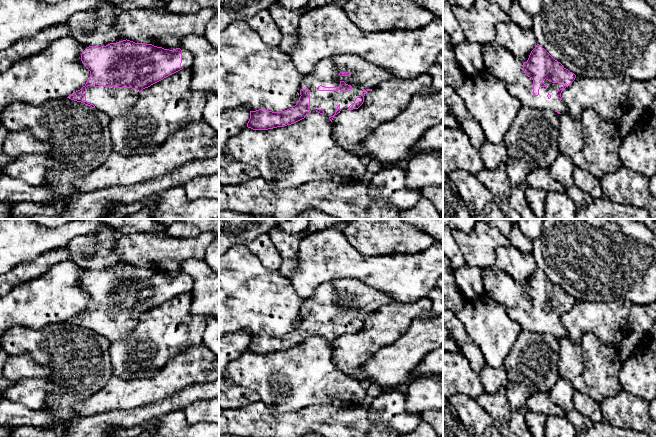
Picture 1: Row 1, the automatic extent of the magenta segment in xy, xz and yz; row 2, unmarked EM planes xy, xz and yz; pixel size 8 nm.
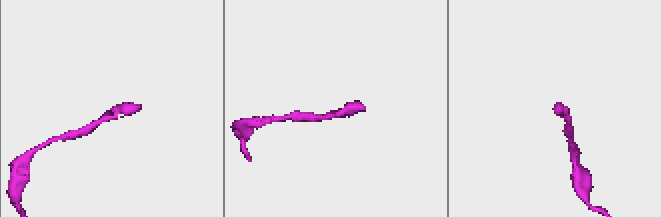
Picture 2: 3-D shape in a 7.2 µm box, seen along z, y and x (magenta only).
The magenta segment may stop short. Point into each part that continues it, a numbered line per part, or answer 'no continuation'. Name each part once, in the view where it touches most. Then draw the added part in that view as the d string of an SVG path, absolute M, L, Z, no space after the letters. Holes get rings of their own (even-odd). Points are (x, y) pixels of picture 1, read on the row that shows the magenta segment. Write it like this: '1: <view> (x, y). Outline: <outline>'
1: yz (499, 62). Outline: M492 43L482 45L484 69L494 77L505 82L509 93L517 97L522 106L547 109L565 113L566 104L556 93L563 85L544 80L545 87L540 87L539 95L533 95L533 80L525 75L523 62L510 51Z

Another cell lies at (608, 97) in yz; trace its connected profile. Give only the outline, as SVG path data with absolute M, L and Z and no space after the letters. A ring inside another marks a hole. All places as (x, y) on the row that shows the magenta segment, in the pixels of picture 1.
M576 76L572 84L561 93L562 100L567 106L568 112L576 121L579 121L584 109L593 109L598 115L607 121L619 124L622 117L629 110L628 90L632 80L624 76L611 78L588 78Z

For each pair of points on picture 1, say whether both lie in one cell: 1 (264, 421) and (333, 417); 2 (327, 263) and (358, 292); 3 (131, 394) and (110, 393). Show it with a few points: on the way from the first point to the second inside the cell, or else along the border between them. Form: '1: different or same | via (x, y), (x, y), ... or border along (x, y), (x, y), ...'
1: same | via (281, 421), (316, 419)
2: different | border along (366, 283), (351, 278), (338, 278), (321, 285)
3: same | via (126, 394), (115, 394)

